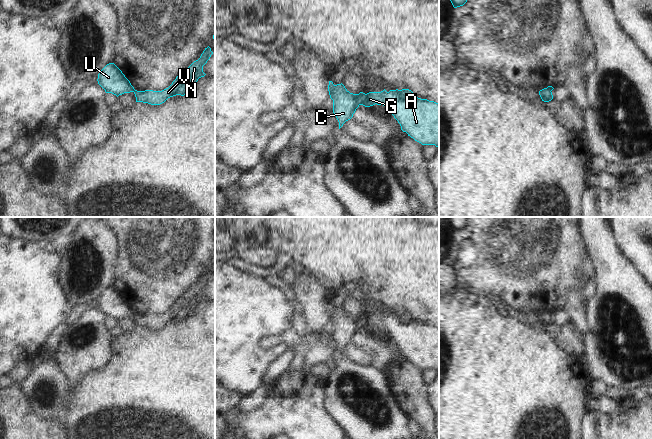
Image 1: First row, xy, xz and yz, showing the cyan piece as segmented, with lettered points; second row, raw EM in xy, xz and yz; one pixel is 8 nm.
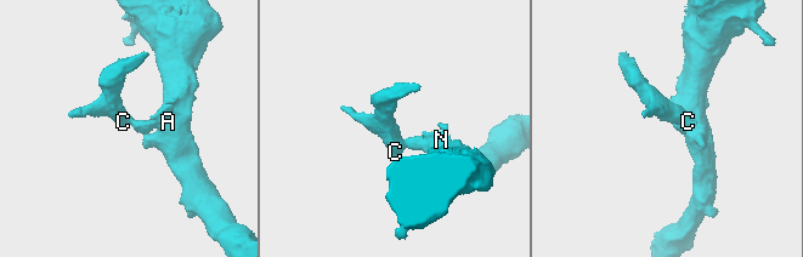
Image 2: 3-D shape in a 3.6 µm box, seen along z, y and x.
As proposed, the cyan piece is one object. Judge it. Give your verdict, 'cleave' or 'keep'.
cleave

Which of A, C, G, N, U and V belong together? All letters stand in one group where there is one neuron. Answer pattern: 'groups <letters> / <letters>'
groups A G N V / C U

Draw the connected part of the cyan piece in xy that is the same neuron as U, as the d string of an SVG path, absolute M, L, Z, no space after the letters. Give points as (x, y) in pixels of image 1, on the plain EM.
M114 287L107 288L100 295L97 305L106 317L112 317L117 321L135 315L130 305Z

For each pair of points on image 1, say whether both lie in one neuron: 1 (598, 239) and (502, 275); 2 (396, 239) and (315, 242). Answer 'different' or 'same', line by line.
1: different
2: same

